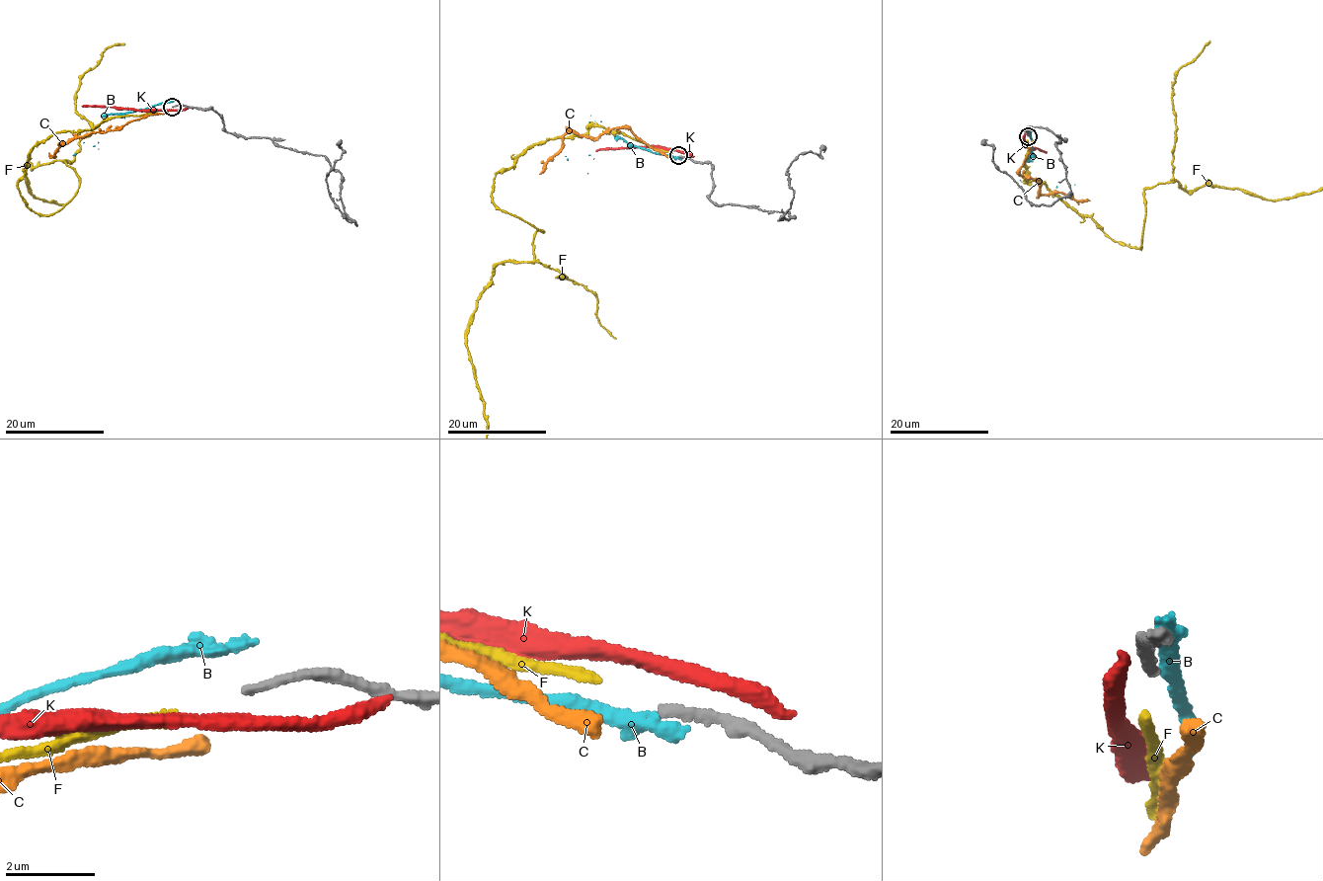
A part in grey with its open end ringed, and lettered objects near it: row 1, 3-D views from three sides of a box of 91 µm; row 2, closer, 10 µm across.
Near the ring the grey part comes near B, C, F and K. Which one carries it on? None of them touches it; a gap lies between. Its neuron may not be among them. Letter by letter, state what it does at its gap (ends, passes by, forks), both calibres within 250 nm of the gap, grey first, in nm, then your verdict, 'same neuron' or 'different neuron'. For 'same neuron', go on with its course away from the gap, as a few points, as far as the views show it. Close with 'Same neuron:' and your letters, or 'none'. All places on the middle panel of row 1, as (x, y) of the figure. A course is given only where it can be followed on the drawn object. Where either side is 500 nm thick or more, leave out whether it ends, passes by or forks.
B: it ends | 200/320 nm | different neuron
C: it ends | 200/360 nm | different neuron
F: it ends | 200/240 nm | different neuron
K: it passes by | 200/320 nm | different neuron
Same neuron: none

